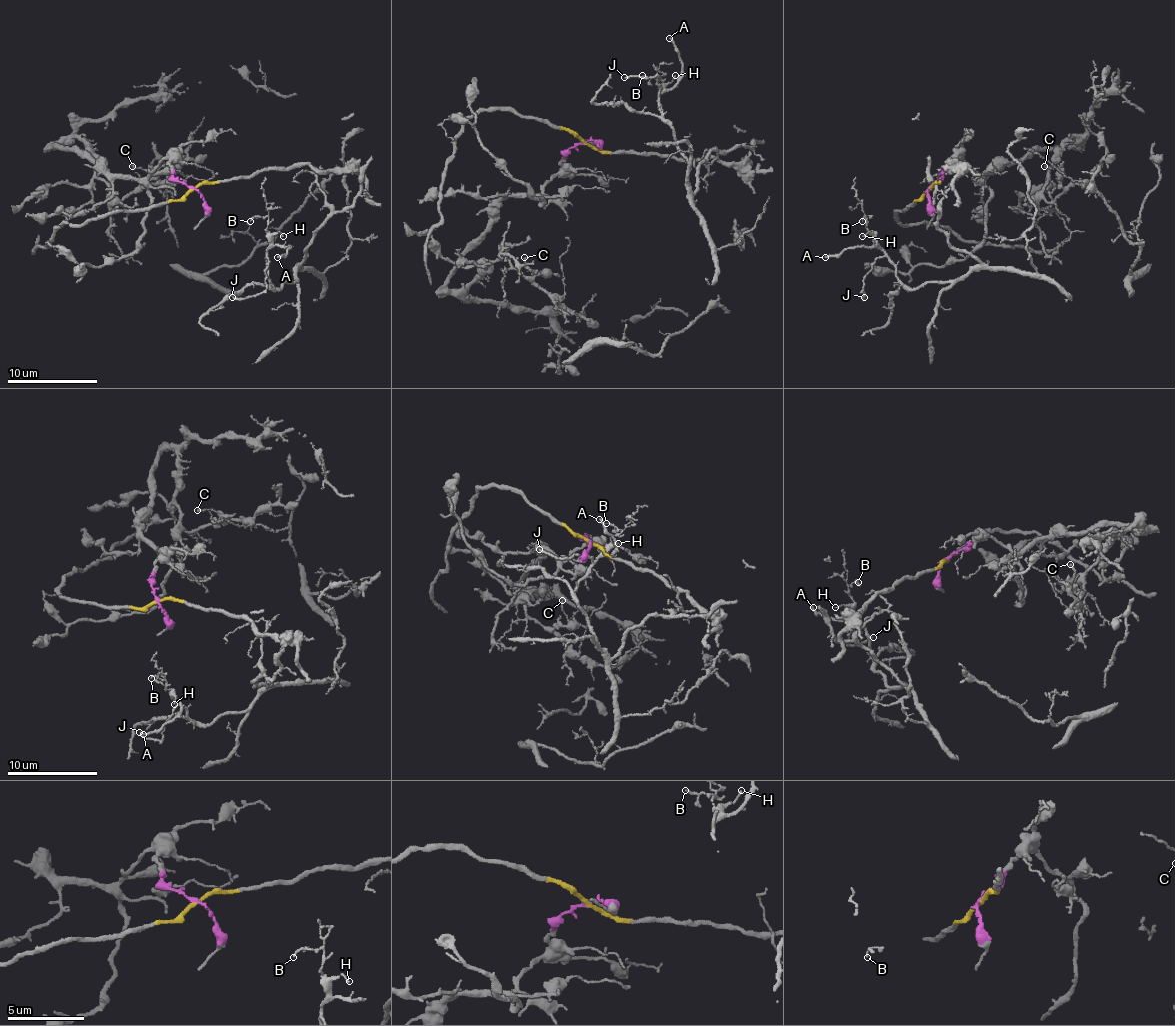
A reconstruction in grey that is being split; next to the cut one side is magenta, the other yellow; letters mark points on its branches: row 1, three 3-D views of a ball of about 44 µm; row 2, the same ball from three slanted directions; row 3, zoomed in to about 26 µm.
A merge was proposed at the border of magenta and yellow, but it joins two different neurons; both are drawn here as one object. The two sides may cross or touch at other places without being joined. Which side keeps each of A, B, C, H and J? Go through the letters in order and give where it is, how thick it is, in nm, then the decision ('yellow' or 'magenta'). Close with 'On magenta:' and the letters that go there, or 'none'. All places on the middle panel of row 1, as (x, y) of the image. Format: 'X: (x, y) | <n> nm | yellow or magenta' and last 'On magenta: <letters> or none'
A: (669, 38) | 180 nm | yellow
B: (642, 75) | 80 nm | yellow
C: (524, 257) | 140 nm | magenta
H: (675, 75) | 90 nm | yellow
J: (624, 77) | 170 nm | yellow
On magenta: C

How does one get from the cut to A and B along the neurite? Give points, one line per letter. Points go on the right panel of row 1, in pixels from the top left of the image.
A: (928, 190), (942, 170), (962, 172), (937, 222), (978, 262), (953, 280), (908, 287), (876, 244), (824, 258)
B: (928, 190), (942, 170), (962, 172), (937, 222), (953, 247), (978, 262), (953, 280), (908, 287), (863, 222)

